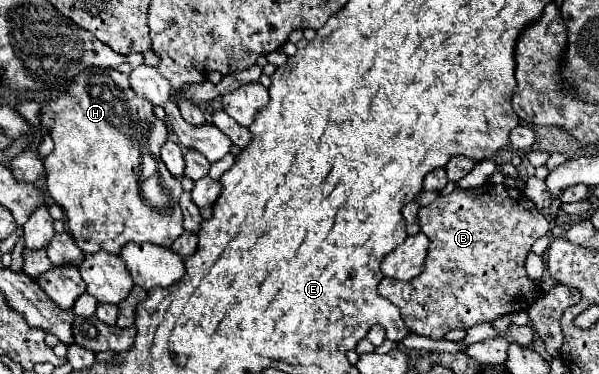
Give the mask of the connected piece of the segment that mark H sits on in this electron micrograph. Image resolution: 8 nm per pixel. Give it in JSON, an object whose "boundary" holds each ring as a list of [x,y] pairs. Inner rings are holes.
{"boundary":[[[87,68],[63,96],[41,108],[39,120],[49,126],[55,142],[55,150],[43,160],[47,190],[55,204],[65,210],[69,232],[85,254],[105,250],[119,256],[121,248],[129,242],[149,242],[171,248],[183,234],[183,214],[179,208],[183,188],[161,164],[159,148],[167,142],[167,126],[153,116],[153,108],[155,106],[149,100],[141,100],[129,92],[127,74],[111,68]],[[151,176],[155,178],[157,188],[151,188]]]}

